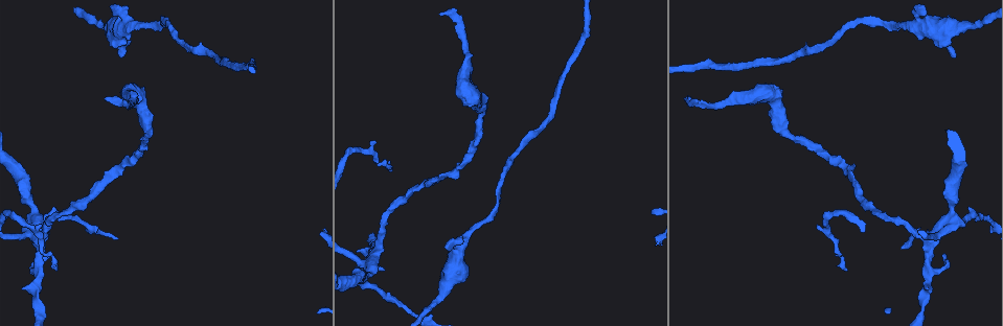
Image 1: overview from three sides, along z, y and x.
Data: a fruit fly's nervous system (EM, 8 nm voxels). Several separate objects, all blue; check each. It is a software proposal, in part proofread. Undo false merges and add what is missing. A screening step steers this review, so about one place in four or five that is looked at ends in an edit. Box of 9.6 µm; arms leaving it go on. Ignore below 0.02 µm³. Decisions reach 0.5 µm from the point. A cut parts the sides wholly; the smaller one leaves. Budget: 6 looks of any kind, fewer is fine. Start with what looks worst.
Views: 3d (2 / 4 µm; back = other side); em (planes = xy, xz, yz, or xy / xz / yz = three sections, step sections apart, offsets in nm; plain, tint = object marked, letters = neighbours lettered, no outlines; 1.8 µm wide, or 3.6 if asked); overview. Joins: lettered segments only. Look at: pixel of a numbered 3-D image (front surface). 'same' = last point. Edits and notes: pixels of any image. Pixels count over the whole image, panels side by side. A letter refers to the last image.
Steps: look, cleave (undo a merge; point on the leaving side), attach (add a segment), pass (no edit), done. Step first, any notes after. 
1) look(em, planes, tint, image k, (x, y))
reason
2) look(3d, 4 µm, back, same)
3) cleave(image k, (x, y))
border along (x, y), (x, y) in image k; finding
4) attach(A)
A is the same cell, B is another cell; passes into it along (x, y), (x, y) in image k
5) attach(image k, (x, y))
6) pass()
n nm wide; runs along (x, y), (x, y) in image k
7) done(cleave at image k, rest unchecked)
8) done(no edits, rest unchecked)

look(em, planes, letters, image 1, (938, 234))
sharp bend

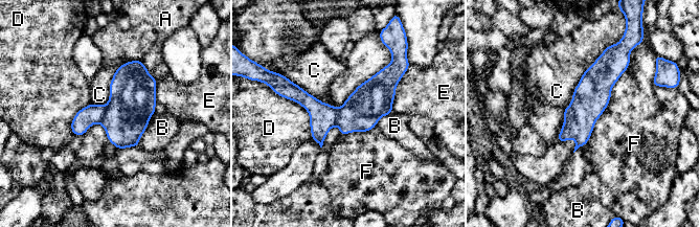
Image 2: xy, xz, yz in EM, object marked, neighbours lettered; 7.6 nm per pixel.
cleave(image 2, (92, 114))
A, B, C, D, E and F are other cells; a second cell is stuck on

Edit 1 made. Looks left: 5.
look(3d, 2 µm, image 1, (689, 100))
branch stops here

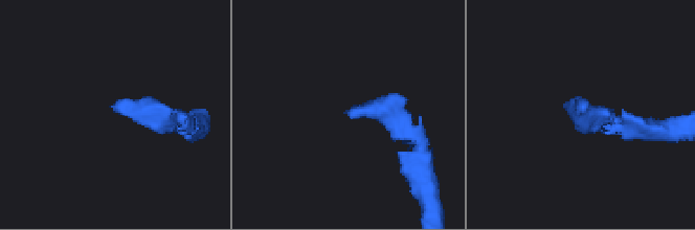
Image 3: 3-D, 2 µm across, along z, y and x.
look(em, planes, letters, image 3, (114, 111))

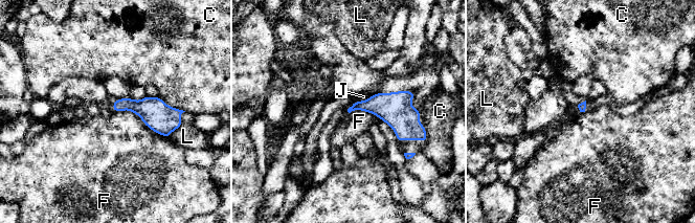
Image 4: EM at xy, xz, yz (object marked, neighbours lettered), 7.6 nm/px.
pass()
F touches over 480 nm; C, F, J and L are other cells; no lettered segment goes on from it

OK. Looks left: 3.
look(em, 3.6 µm, planes, letters, image 1, (876, 22))
narrows sharply

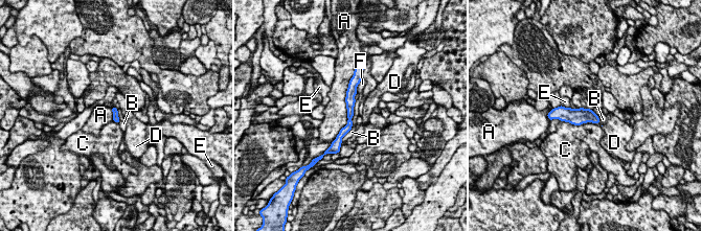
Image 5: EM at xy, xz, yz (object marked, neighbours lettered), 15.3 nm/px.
pass()
100 nm wide; A touches over 1000 nm; A, B, C, D, E and F are other cells; one cell here

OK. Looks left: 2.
done(cleave at image 2, rest unchecked)

